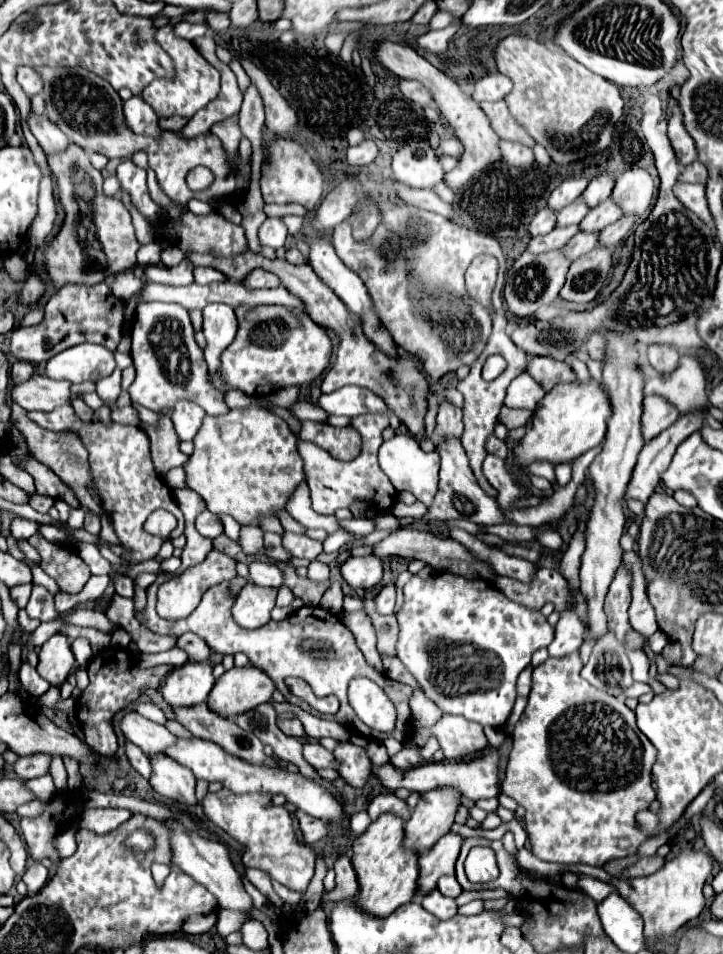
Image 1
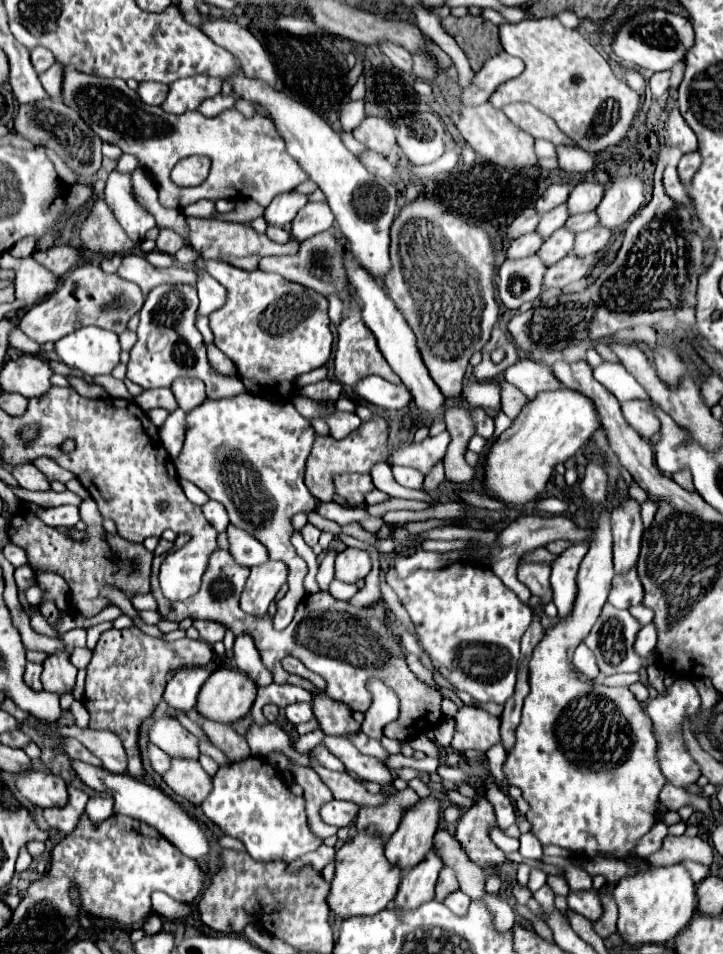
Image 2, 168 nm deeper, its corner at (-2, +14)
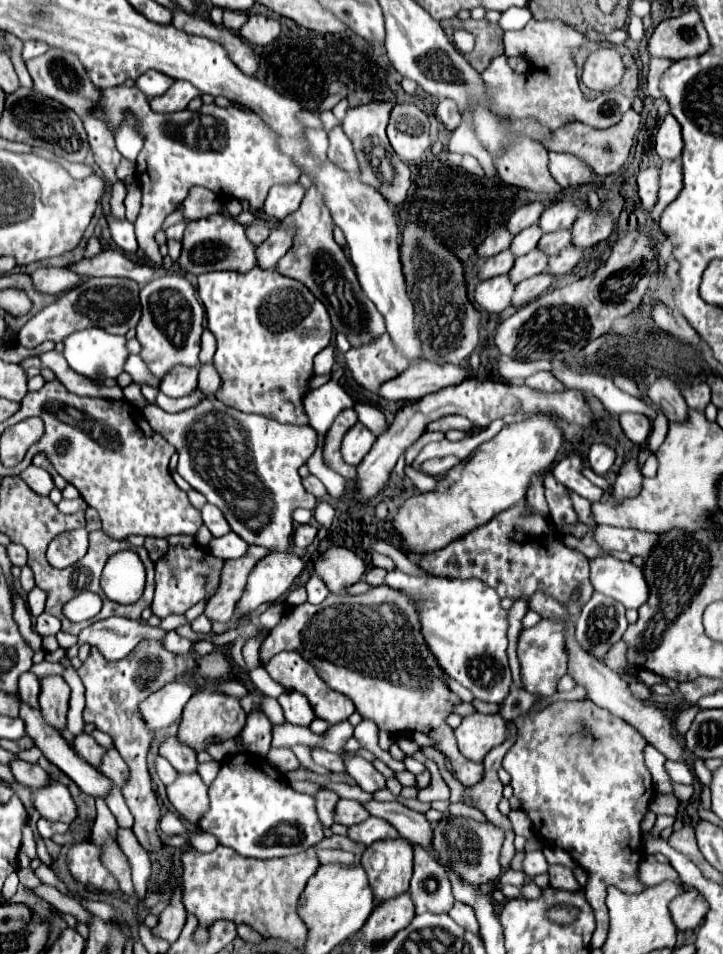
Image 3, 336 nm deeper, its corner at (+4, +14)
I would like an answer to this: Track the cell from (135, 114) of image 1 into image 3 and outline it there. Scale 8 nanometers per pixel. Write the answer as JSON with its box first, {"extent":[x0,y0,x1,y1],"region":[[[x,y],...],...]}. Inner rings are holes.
{"extent":[136,72,174,98],"region":[[[144,72],[138,80],[136,80],[136,86],[148,96],[148,98],[154,98],[154,96],[162,96],[170,84],[174,84],[174,80],[170,80],[170,76],[162,76],[160,72]]]}

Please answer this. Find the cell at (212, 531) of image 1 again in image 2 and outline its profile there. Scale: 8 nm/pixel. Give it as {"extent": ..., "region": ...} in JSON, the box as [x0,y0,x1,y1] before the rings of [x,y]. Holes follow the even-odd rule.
{"extent":[202,500,228,532],"region":[[[208,500],[204,506],[202,506],[202,514],[206,516],[206,520],[218,530],[218,532],[224,532],[226,526],[228,526],[228,514],[224,510],[224,506],[220,502],[214,502],[214,500]]]}

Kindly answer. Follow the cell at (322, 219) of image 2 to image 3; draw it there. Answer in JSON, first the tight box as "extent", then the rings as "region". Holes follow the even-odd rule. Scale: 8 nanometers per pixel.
{"extent":[256,230,292,268],"region":[[[272,230],[270,236],[256,246],[258,268],[274,268],[276,262],[288,252],[292,244],[292,230]]]}

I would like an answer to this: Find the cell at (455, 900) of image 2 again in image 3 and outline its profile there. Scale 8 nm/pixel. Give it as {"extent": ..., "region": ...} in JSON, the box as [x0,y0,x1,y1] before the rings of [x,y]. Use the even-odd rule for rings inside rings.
{"extent":[448,902,478,934],"region":[[[454,902],[452,910],[450,910],[448,914],[450,914],[452,920],[458,922],[462,928],[478,934],[478,920],[476,920],[476,914],[474,914],[474,910],[472,910],[470,906],[466,906],[466,904],[462,904],[462,902]]]}

